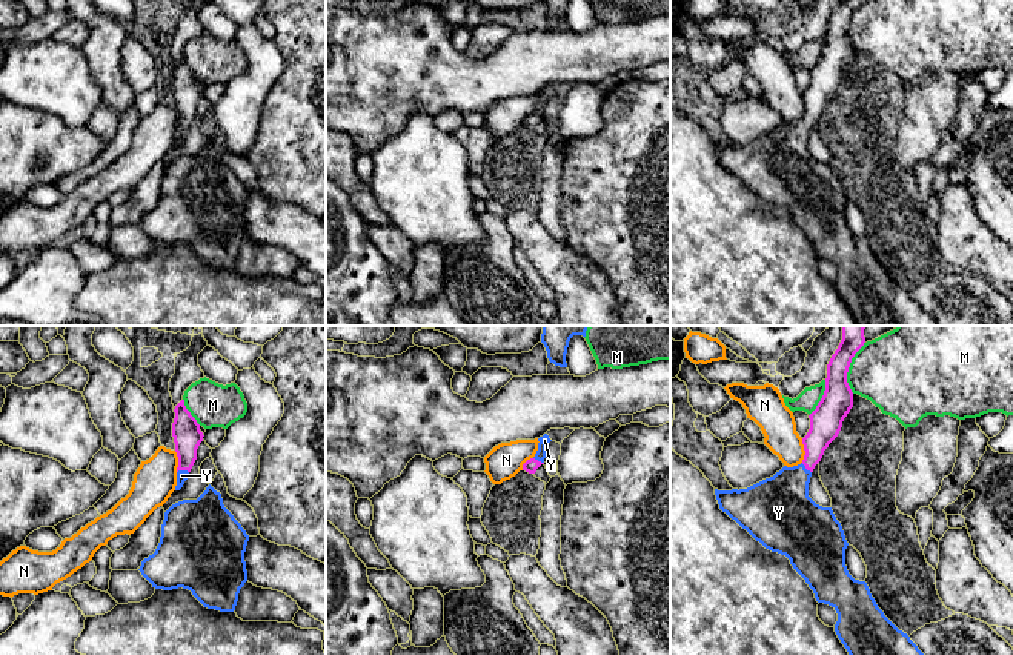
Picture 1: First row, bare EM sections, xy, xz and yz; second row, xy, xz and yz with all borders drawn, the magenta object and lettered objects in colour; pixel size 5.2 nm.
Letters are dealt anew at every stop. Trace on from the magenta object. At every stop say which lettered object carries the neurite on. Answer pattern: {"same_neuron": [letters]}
{"same_neuron": ["Y"]}

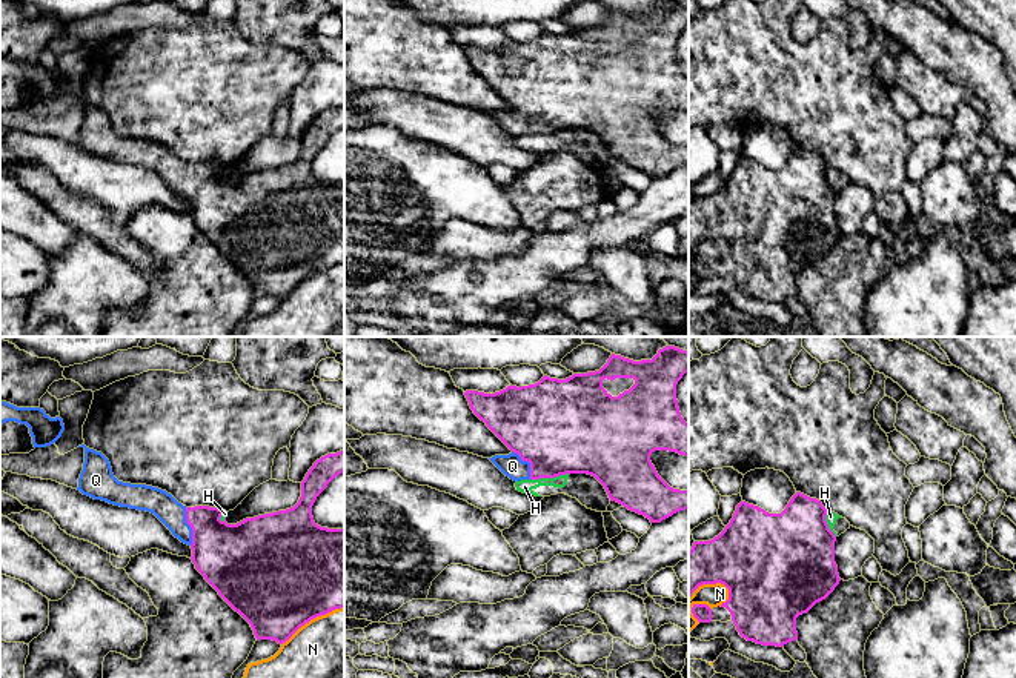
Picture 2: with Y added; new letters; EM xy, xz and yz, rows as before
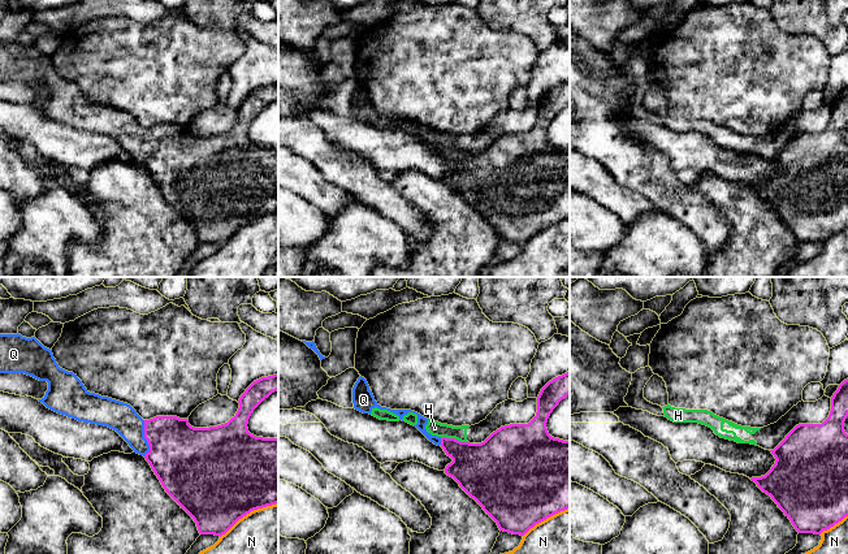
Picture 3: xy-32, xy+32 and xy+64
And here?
{"same_neuron": ["Q"]}

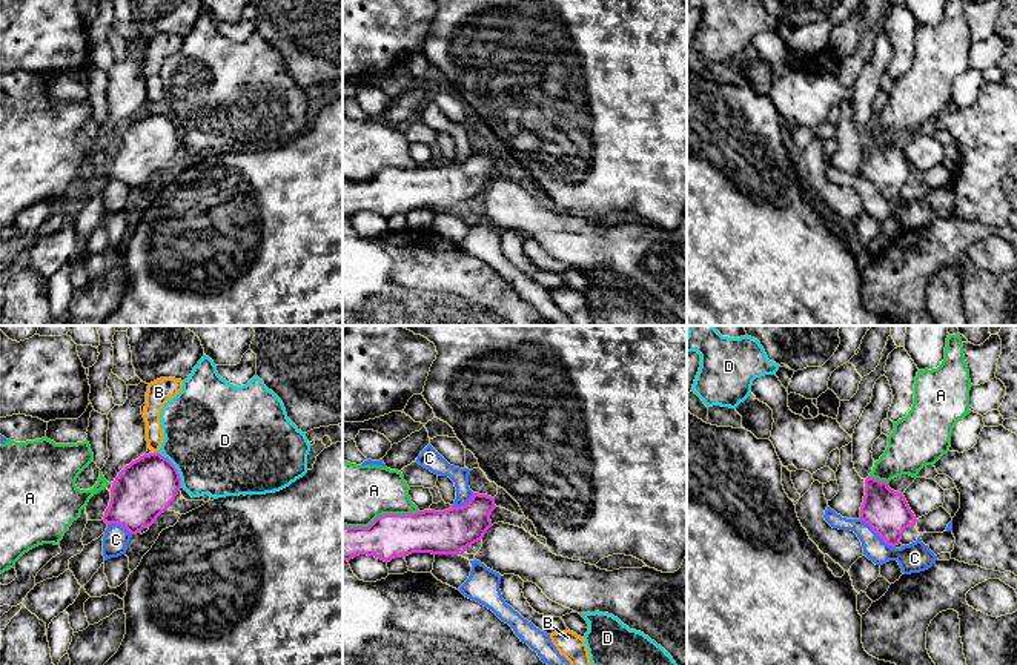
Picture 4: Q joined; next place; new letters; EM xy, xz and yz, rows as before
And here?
{"same_neuron": []}

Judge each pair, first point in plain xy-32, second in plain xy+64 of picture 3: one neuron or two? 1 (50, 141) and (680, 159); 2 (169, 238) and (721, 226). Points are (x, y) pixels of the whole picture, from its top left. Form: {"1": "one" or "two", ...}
{"1": "one", "2": "two"}

